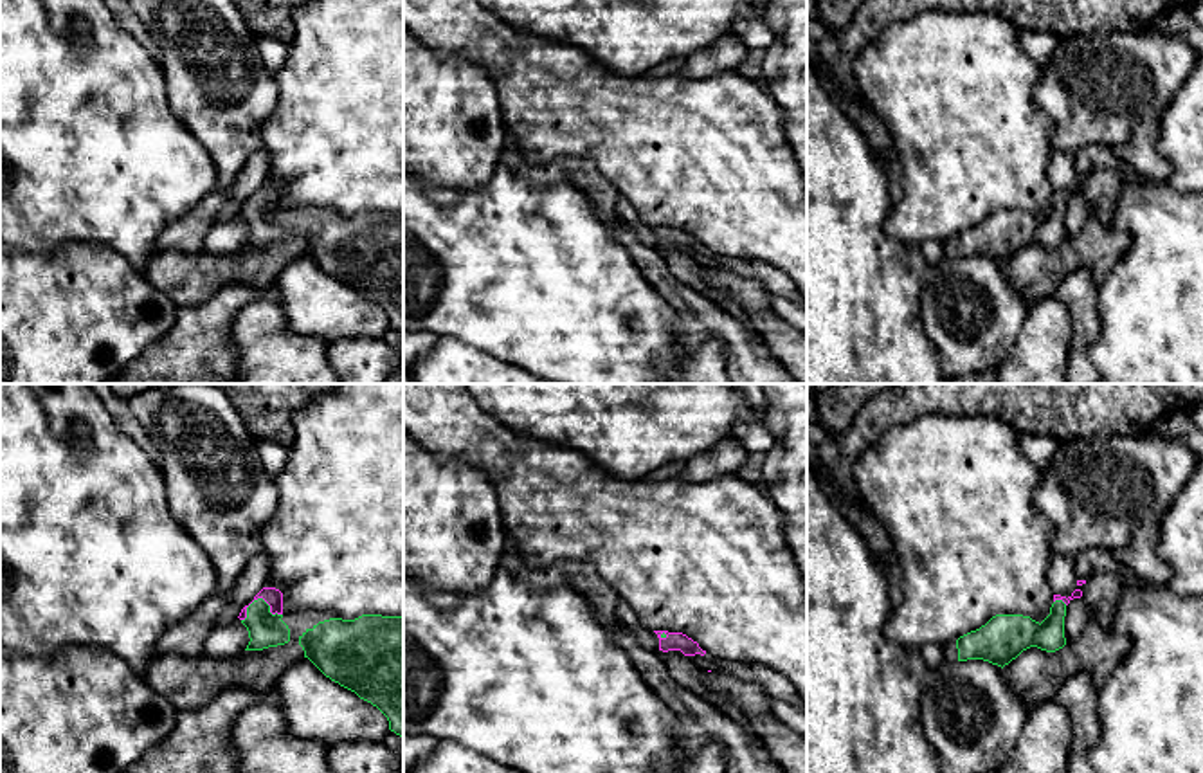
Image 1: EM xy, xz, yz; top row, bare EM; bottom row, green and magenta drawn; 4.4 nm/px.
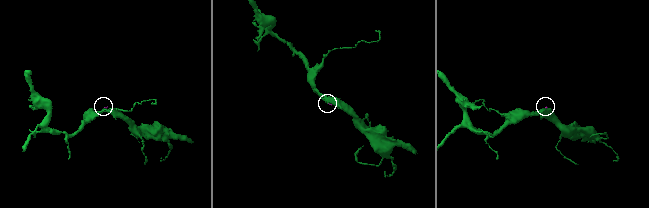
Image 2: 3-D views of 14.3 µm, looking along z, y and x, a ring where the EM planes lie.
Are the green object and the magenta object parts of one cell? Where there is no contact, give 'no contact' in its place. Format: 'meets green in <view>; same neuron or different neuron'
meets green in xy; same neuron

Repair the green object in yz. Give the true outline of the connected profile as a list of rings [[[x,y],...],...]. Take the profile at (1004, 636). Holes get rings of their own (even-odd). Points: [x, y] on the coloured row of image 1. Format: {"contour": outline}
{"contour": [[[1090,548],[1075,557],[1077,589],[1066,598],[1054,595],[1050,614],[1039,623],[1023,614],[996,614],[985,625],[944,645],[944,663],[983,659],[998,667],[1009,665],[1023,650],[1037,647],[1055,652],[1066,645],[1066,605],[1082,596],[1082,586],[1099,575],[1127,577],[1109,548]]]}

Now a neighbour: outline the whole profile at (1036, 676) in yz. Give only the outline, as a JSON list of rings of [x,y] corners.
[[[1090,622],[1079,640],[1066,643],[1055,652],[1037,647],[1023,650],[1003,667],[1012,690],[1028,705],[1036,706],[1054,699],[1059,688],[1075,672],[1088,672],[1095,688],[1104,687],[1113,670],[1126,659],[1131,640],[1115,632],[1108,623]]]

